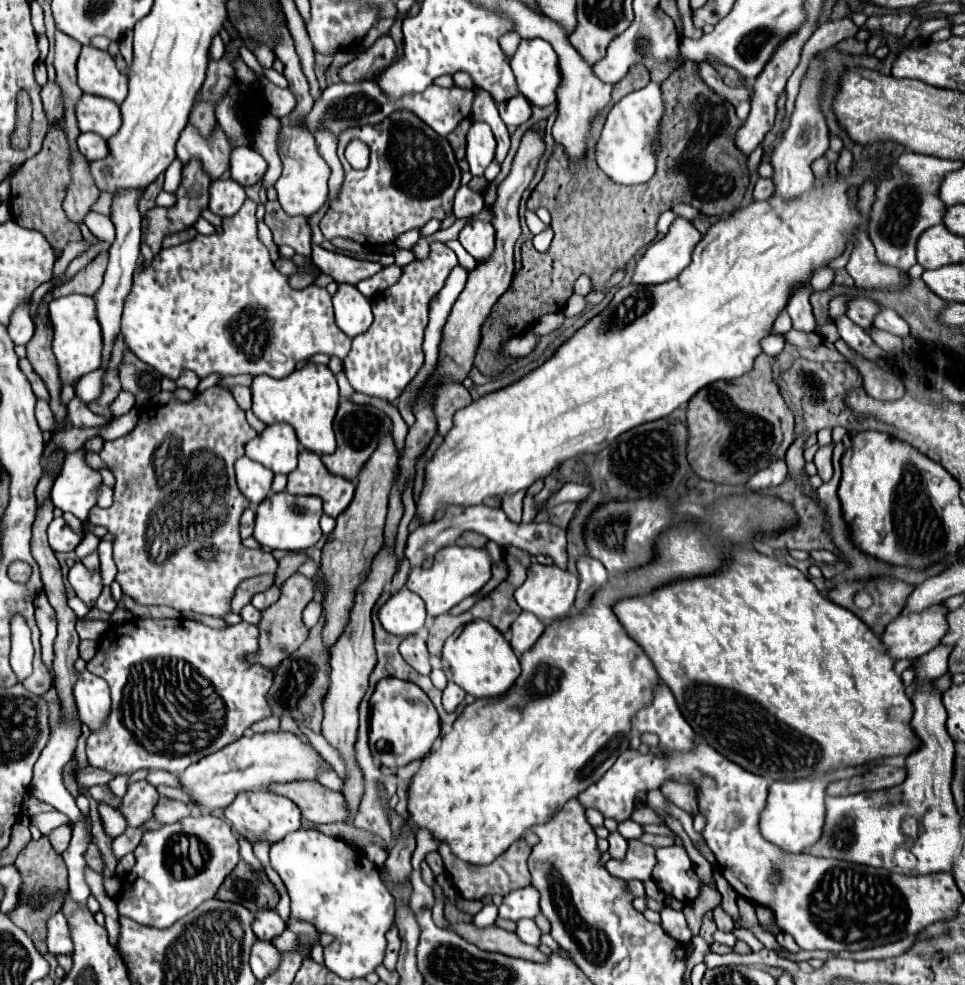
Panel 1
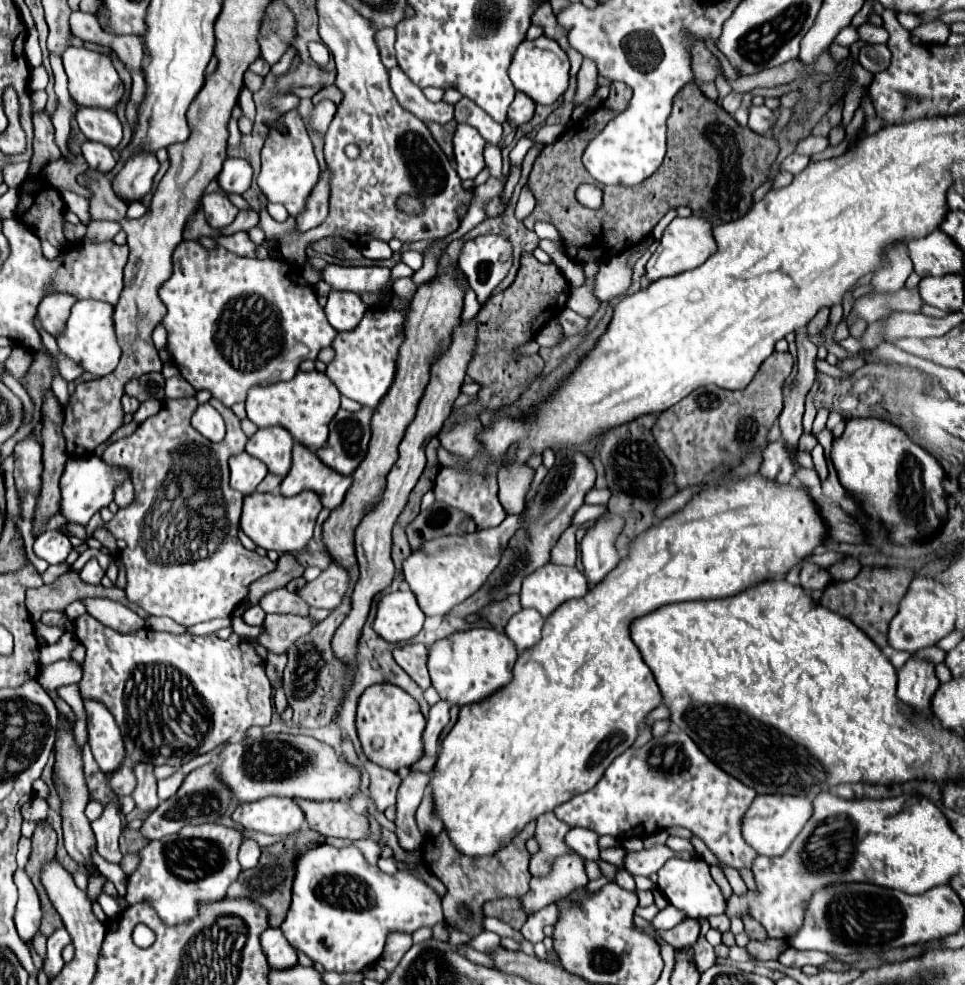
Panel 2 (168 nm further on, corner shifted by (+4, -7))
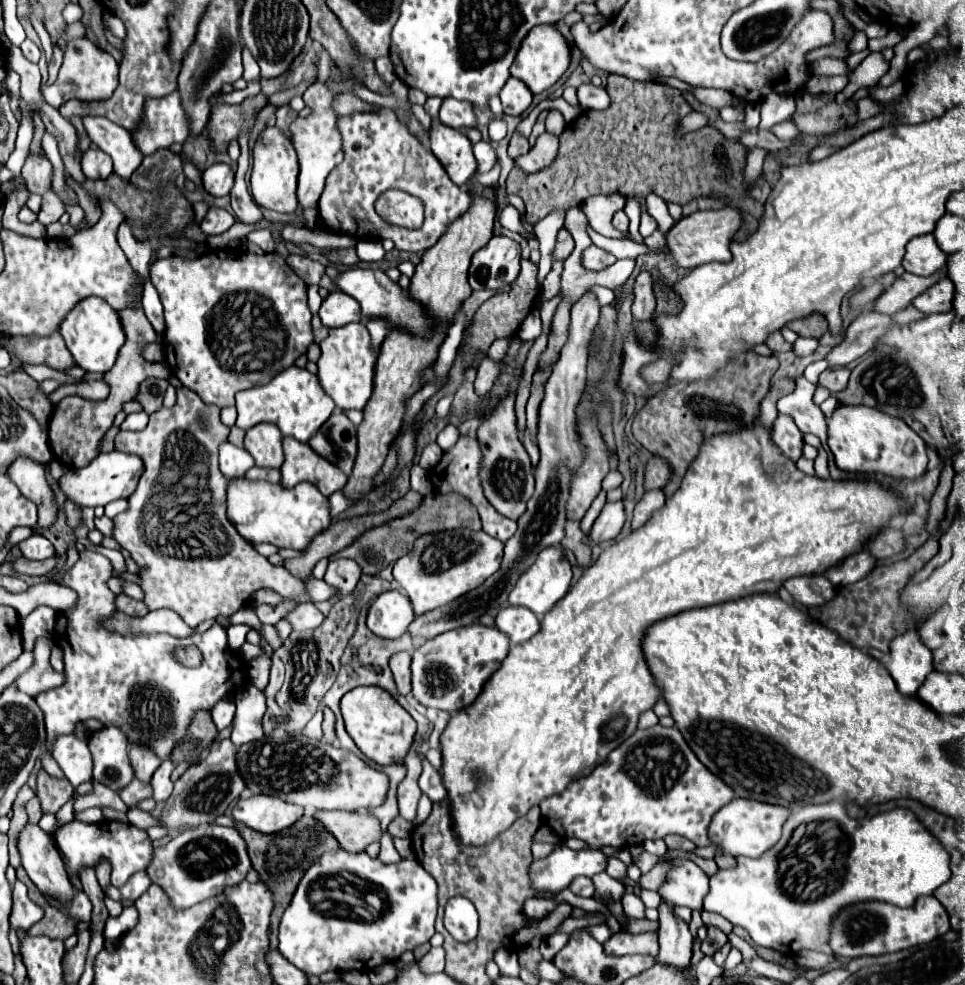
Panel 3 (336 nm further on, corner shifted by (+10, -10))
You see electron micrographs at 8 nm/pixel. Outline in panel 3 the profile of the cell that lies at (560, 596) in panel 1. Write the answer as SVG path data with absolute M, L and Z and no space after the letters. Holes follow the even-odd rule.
M554 546L544 548L540 552L540 556L536 558L536 562L524 572L524 576L520 576L520 582L514 586L514 590L510 594L510 604L526 606L534 614L538 614L538 618L542 618L558 600L562 600L568 594L570 582L572 582L572 566L562 556L560 548L554 548Z

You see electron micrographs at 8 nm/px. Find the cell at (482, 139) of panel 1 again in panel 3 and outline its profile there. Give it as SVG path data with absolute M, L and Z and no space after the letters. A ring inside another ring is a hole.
M434 122L430 130L430 150L440 160L454 184L464 186L476 174L472 142L460 130Z

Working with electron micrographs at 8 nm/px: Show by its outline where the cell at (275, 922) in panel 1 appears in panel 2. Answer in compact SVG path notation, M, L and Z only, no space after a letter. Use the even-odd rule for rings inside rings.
M280 929L264 931L260 941L262 941L262 949L268 957L270 969L286 969L286 967L298 965L298 953L286 941L286 937L282 935Z

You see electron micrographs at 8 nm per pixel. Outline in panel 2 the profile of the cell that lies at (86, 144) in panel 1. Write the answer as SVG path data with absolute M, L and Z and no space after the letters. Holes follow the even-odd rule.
M86 141L82 145L82 155L84 155L88 167L96 169L100 173L110 173L116 165L112 149L102 145L102 143L96 143L96 141Z

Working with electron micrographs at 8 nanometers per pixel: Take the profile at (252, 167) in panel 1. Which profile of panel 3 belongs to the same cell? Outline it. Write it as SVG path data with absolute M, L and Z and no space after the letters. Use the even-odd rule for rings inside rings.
M212 164L202 174L204 190L212 196L226 196L234 186L234 170L228 164Z

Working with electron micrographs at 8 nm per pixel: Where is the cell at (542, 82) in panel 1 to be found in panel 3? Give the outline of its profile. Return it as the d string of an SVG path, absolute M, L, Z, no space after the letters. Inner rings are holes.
M542 24L542 26L532 28L528 36L524 38L516 54L516 60L510 68L510 74L522 80L530 88L532 94L540 94L548 90L550 86L554 86L560 80L560 76L568 70L568 66L570 66L570 50L568 50L566 38L552 24Z

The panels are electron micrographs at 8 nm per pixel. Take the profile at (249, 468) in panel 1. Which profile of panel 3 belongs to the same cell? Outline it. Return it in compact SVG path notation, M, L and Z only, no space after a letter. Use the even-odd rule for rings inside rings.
M230 442L220 446L220 470L228 480L244 478L252 466L254 458L244 448L236 448Z

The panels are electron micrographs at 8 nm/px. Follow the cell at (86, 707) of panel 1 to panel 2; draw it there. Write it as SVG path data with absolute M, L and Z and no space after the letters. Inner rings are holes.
M92 699L84 701L84 709L86 709L86 717L88 717L88 735L90 735L90 747L94 753L94 759L98 763L98 767L110 775L114 773L124 759L124 739L122 733L114 721L114 717L110 715L110 711Z

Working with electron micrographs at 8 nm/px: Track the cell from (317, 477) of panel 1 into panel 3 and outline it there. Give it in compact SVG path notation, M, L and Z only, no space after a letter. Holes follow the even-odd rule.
M284 438L284 464L282 464L282 480L284 488L294 488L298 482L314 484L324 496L330 496L346 486L348 476L336 470L330 462L316 456L308 444L302 444L294 438Z

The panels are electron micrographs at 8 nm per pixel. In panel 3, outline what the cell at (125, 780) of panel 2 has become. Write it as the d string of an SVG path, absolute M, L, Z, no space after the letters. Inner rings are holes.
M134 778L134 780L132 780L126 788L122 788L118 794L120 794L120 798L124 800L126 806L136 806L140 800L152 796L152 788L140 784L140 782Z

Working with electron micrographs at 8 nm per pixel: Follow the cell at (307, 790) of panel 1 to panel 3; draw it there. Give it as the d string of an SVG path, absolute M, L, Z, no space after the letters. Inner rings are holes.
M316 810L312 814L348 852L362 852L368 844L382 836L380 822L372 814L346 810Z

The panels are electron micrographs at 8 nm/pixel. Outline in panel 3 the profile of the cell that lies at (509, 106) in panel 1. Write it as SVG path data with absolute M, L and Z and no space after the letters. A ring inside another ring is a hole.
M510 78L500 92L500 100L504 106L504 114L520 116L532 104L532 92L528 90L528 86L524 86L524 82L516 82L516 78Z

